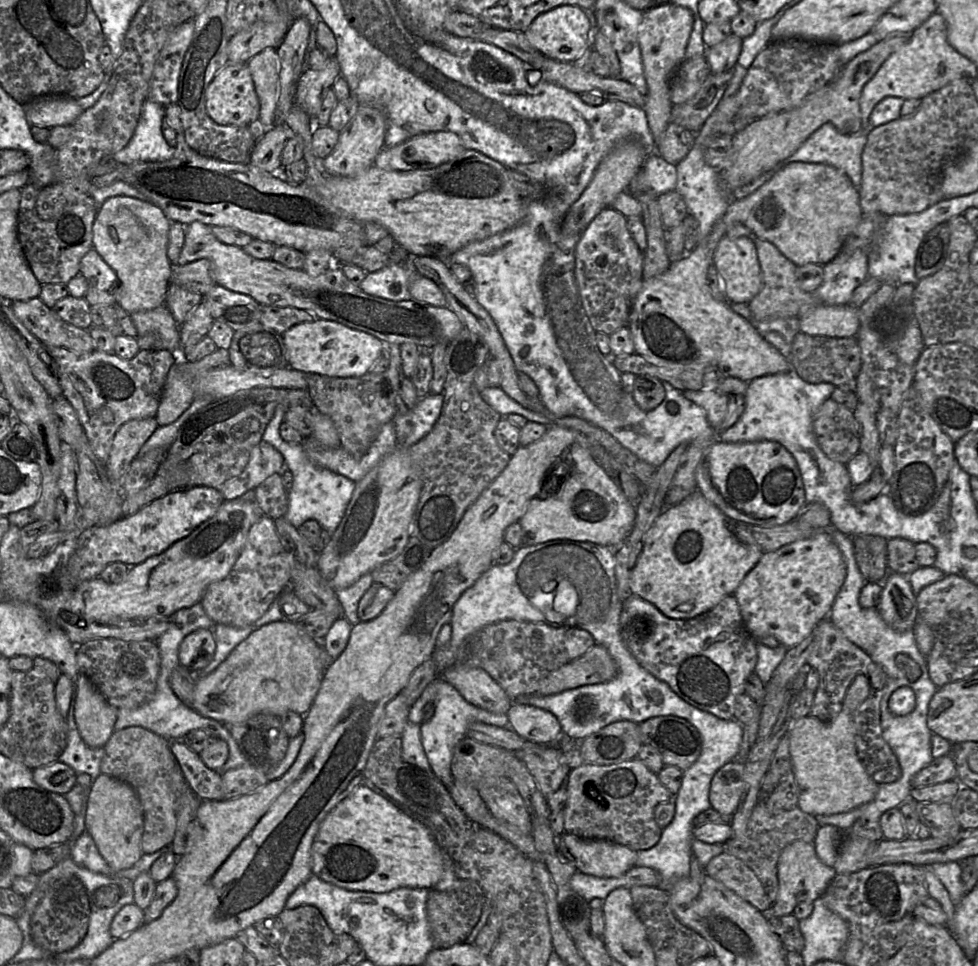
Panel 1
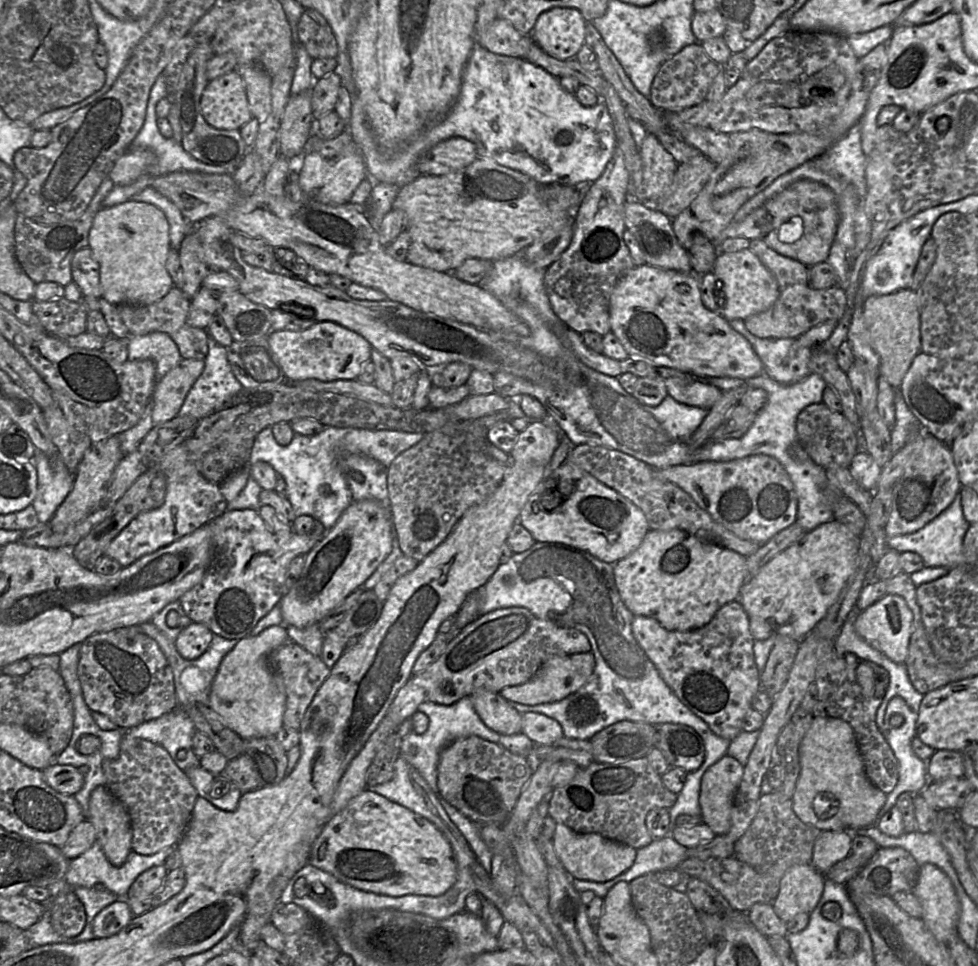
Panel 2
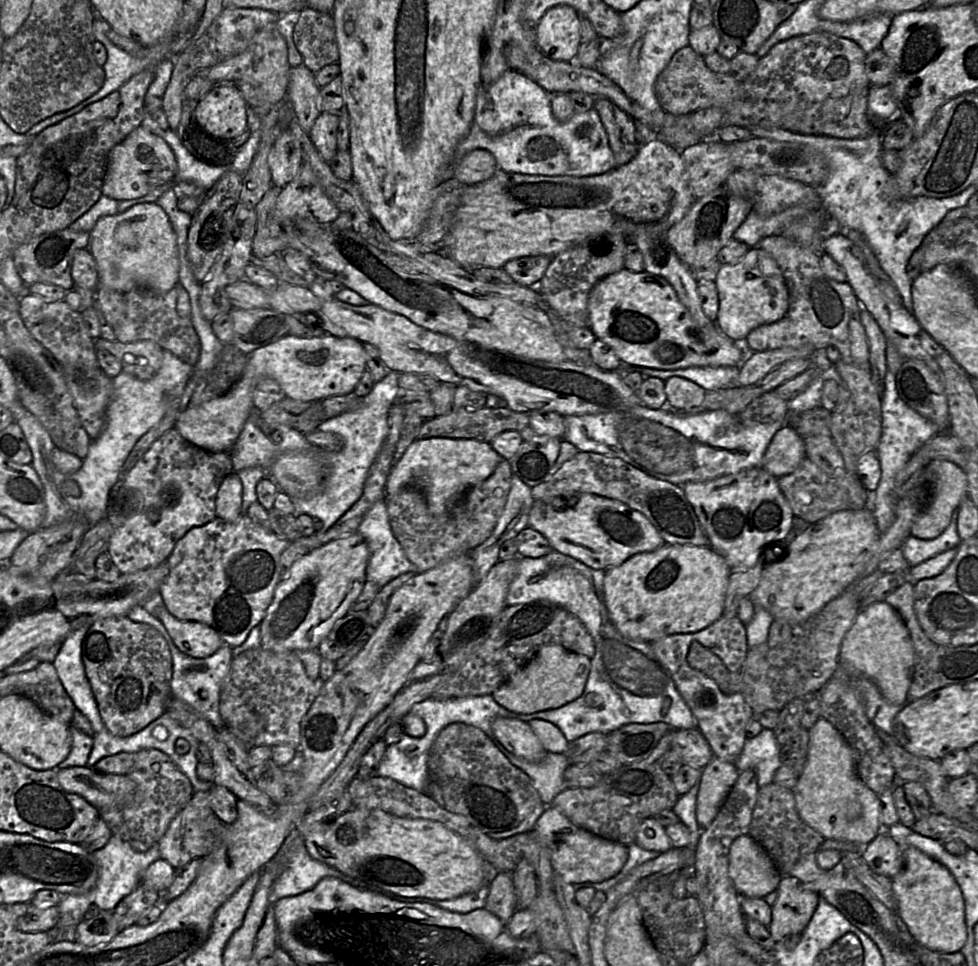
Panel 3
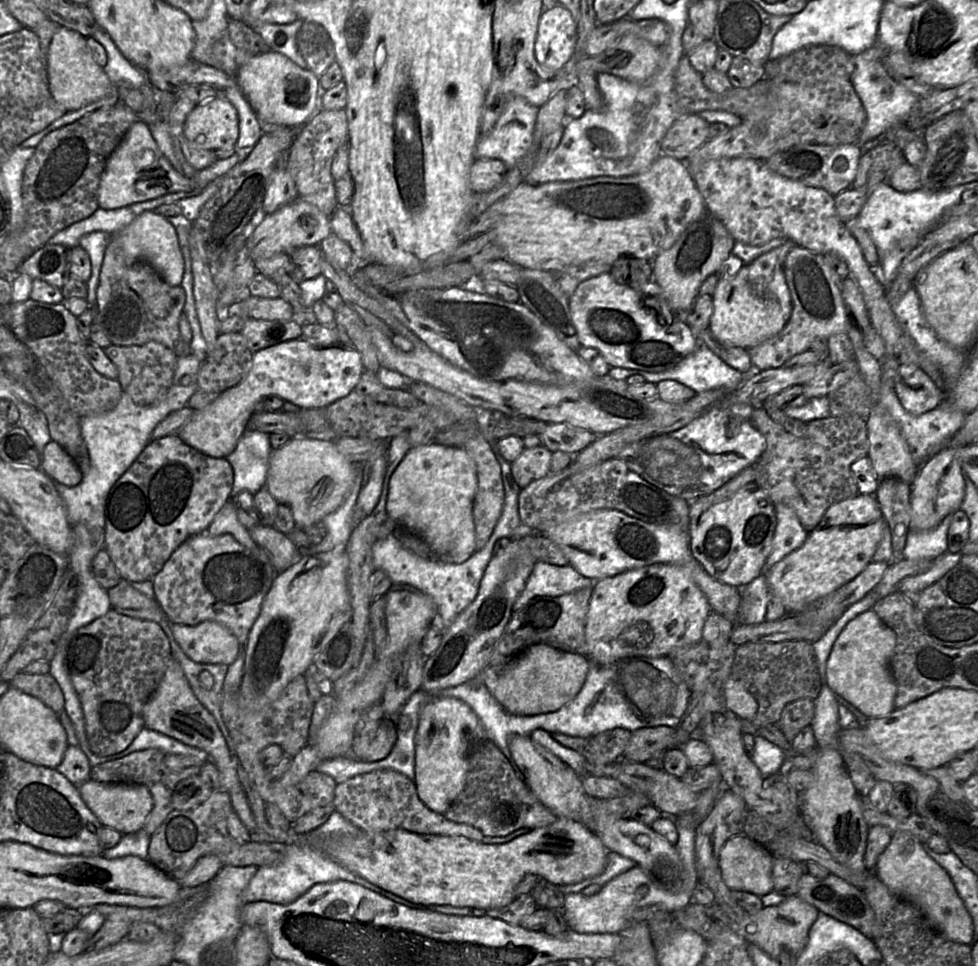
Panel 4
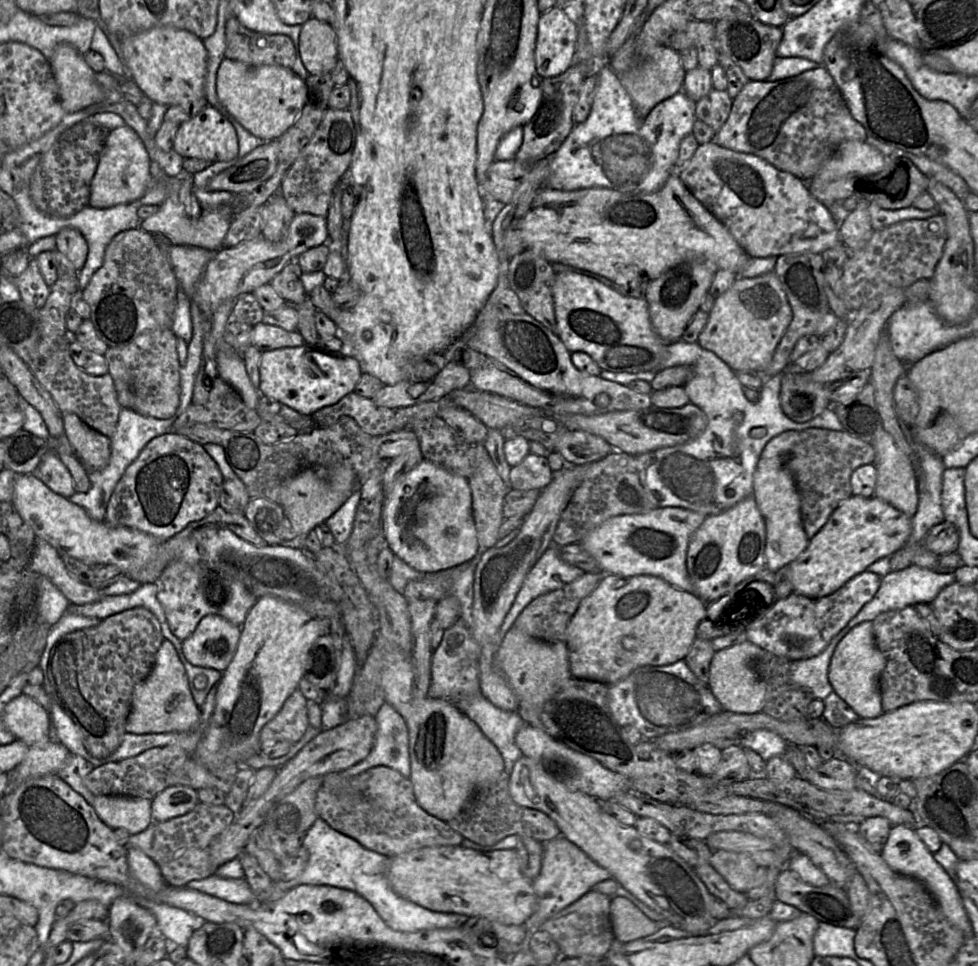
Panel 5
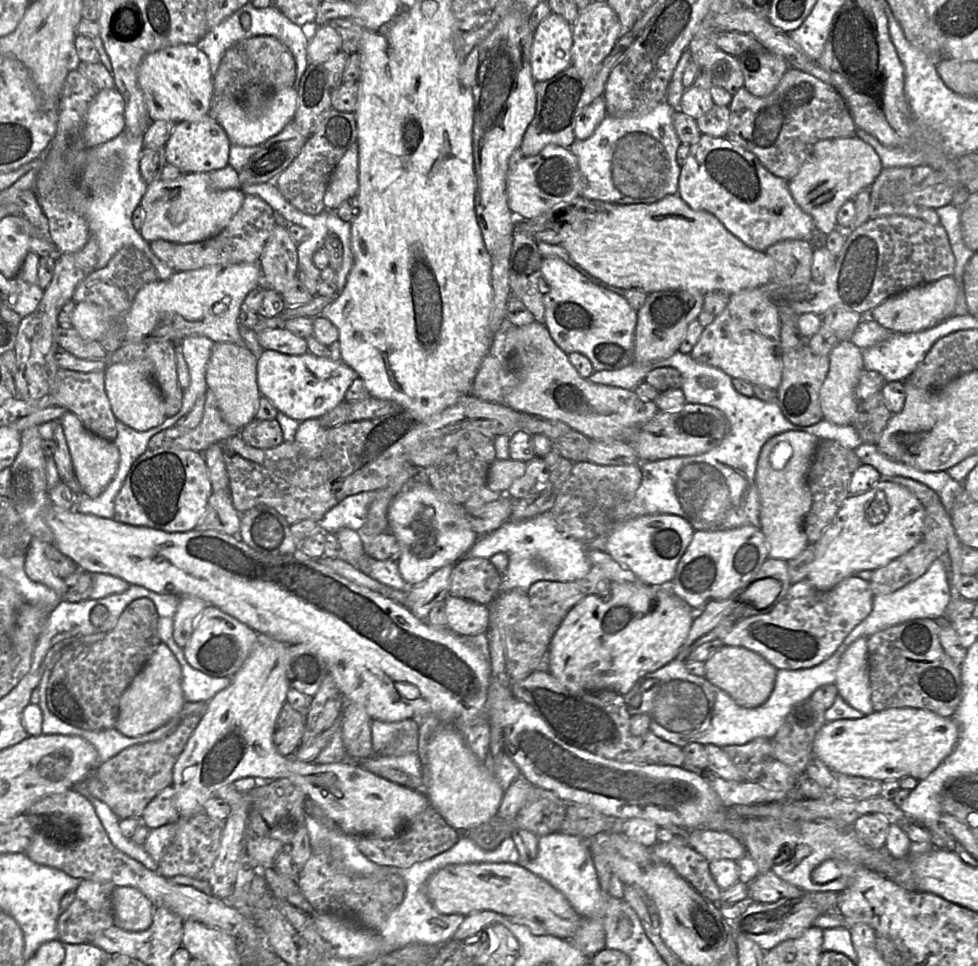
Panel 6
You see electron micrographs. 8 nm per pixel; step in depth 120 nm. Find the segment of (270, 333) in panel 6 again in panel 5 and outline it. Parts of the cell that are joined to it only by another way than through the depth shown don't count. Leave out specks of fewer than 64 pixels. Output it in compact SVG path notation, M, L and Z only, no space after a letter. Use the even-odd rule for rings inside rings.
M262 321L253 326L252 344L261 352L284 347L299 347L304 343L304 339L298 330L286 331Z

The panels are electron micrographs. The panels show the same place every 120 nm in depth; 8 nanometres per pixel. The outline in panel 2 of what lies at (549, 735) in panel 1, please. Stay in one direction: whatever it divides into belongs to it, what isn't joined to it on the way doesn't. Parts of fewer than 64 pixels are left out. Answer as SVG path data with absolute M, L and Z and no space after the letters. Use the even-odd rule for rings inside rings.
M535 712L521 714L522 732L535 745L551 745L564 736L561 725L553 718Z

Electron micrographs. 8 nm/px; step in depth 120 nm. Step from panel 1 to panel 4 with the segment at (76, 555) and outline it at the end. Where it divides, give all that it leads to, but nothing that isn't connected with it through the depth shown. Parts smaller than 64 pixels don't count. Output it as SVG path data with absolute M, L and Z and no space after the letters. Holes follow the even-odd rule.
M177 434L148 442L126 472L111 487L104 508L104 550L121 579L151 580L174 550L189 537L206 531L215 515L232 497L233 468L226 458L214 458L187 445Z

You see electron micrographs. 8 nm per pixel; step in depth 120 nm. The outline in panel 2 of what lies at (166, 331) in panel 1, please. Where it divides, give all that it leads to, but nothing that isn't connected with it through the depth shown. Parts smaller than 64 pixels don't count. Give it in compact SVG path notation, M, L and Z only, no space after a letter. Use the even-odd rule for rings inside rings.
M164 332L132 335L128 340L128 360L149 359L155 363L156 377L161 379L177 366L182 357L171 336Z

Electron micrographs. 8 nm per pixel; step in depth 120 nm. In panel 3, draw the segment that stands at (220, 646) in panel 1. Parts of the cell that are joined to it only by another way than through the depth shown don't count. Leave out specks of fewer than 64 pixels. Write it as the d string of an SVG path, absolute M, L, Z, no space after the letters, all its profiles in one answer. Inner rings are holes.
M142 606L133 607L128 611L126 617L133 622L145 623L154 627L164 637L172 658L172 678L170 684L173 698L188 704L199 716L208 720L215 728L222 728L224 723L219 711L220 689L234 658L232 647L223 644L209 657L193 658L182 653L176 647L163 624Z

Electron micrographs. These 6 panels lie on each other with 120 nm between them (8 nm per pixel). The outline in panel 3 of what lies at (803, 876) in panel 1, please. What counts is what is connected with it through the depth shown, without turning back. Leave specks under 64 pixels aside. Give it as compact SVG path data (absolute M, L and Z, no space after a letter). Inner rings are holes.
M783 876L777 888L778 896L771 906L768 930L775 942L789 934L802 933L817 908L818 892L803 889L799 880Z

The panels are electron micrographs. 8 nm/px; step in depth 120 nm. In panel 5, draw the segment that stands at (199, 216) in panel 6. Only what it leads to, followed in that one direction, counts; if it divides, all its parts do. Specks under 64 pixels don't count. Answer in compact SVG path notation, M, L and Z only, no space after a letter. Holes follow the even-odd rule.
M181 173L179 176L168 179L166 199L155 214L141 222L141 229L153 235L162 236L171 245L187 245L208 250L219 250L233 219L228 205L221 205L214 209L202 209L199 218L189 218L185 215L179 199L181 176L185 176L185 174Z

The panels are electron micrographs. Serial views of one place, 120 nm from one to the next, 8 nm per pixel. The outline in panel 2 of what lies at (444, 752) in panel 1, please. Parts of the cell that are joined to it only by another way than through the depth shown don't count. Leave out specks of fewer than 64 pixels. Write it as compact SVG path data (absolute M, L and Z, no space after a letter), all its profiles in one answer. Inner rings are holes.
M463 697L450 705L442 705L426 701L418 705L417 711L426 714L429 718L429 726L423 734L417 734L414 731L409 732L401 742L400 756L403 757L411 766L413 766L425 779L429 787L438 793L437 788L437 766L441 751L453 741L467 737L479 736L483 739L497 743L508 749L512 753L527 756L535 744L523 733L513 735L500 734L490 729L476 712L472 699Z

